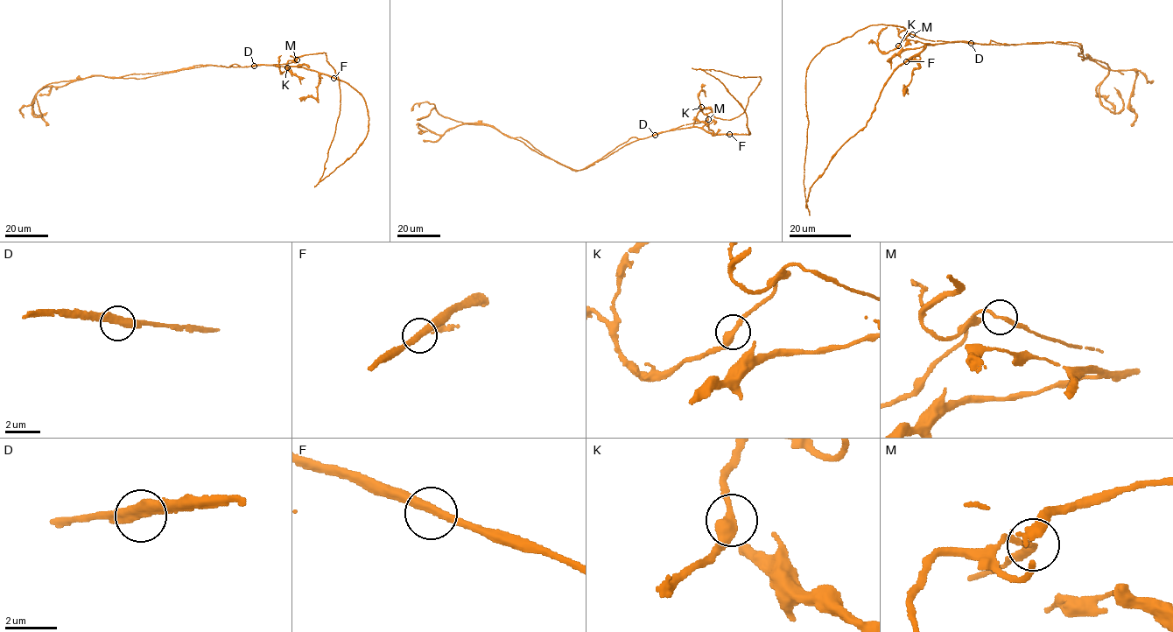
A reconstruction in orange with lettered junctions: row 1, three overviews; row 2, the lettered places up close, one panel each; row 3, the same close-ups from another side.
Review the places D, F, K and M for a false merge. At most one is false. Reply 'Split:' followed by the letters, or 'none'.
Split: D

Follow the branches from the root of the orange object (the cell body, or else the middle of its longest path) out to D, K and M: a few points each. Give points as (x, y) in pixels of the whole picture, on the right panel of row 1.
D: (906, 60), (918, 55), (927, 44), (971, 43)
K: (906, 60), (866, 125), (813, 182), (805, 206), (811, 60), (870, 24), (905, 27), (898, 45)
M: (906, 60), (866, 125), (813, 182), (805, 206), (811, 60), (870, 24), (912, 34)

